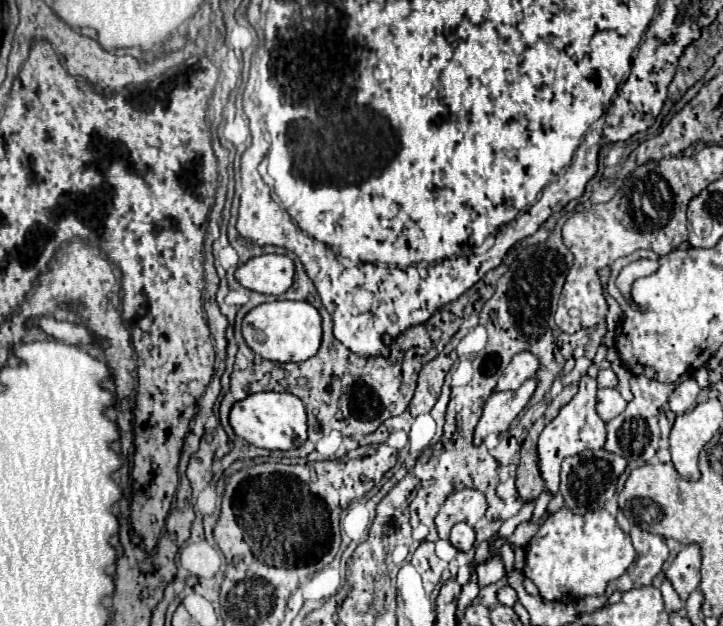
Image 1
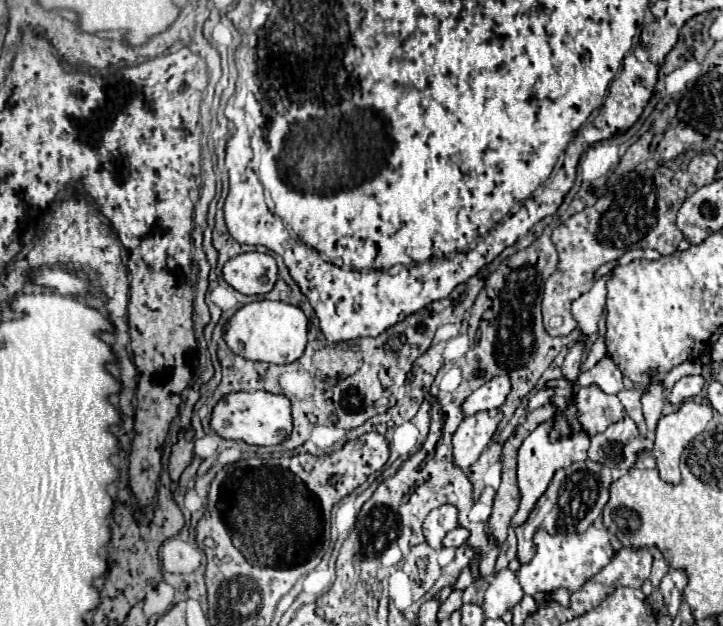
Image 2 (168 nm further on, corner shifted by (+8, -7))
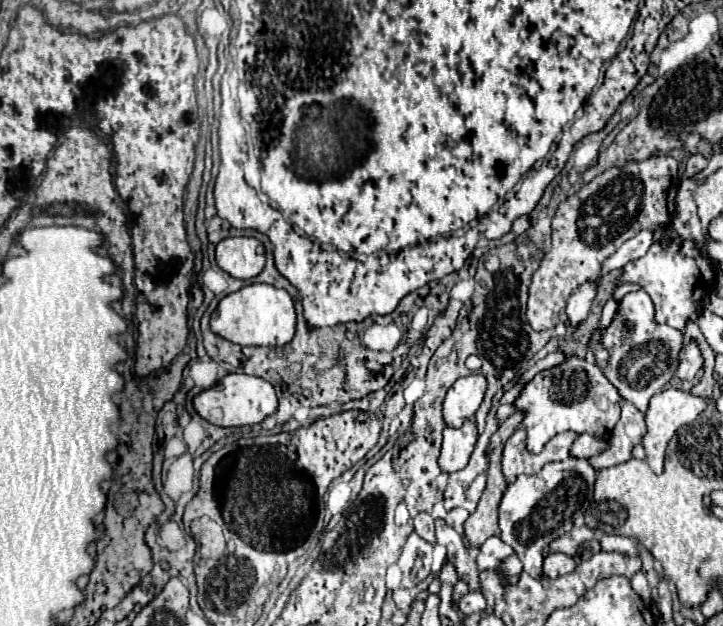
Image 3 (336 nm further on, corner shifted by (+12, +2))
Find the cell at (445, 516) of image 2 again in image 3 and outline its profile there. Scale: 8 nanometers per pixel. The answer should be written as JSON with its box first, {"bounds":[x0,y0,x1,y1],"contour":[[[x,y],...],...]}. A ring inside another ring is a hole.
{"bounds":[414,512,436,544],"contour":[[[420,512],[416,518],[414,518],[414,532],[424,538],[426,542],[434,544],[436,542],[436,536],[434,536],[434,518],[428,514],[428,512]]]}

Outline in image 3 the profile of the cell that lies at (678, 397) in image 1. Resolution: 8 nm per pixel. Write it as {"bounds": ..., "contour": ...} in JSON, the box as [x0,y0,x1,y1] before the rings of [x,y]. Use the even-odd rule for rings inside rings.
{"bounds":[676,340,704,382],"contour":[[[690,340],[682,350],[682,360],[680,360],[680,366],[676,370],[676,376],[684,382],[692,380],[696,376],[696,372],[702,368],[702,362],[704,362],[704,358],[702,358],[702,352],[698,348],[698,342]]]}

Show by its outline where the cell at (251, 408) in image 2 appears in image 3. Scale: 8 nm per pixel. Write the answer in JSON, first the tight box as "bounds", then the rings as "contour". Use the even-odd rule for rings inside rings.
{"bounds":[194,374,278,426],"contour":[[[226,374],[212,388],[194,396],[194,408],[206,422],[216,426],[252,426],[276,412],[278,398],[274,386],[264,378],[248,374]]]}

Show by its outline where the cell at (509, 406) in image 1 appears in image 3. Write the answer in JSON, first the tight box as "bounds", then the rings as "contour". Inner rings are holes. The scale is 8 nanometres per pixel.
{"bounds":[438,422,478,472],"contour":[[[464,422],[462,428],[444,428],[444,440],[442,440],[442,450],[438,456],[438,466],[442,472],[458,472],[466,468],[468,458],[474,450],[478,432],[474,422]]]}

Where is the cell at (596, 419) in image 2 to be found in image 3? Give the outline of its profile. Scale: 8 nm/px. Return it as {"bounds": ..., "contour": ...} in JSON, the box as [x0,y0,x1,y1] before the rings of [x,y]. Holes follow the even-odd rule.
{"bounds":[512,356,622,454],"contour":[[[568,356],[558,366],[538,372],[522,388],[520,396],[512,404],[516,412],[524,416],[520,428],[526,430],[528,452],[538,454],[542,452],[544,444],[560,432],[570,430],[576,434],[592,434],[592,436],[610,434],[620,418],[622,398],[594,362],[588,362],[586,358],[578,356]]]}

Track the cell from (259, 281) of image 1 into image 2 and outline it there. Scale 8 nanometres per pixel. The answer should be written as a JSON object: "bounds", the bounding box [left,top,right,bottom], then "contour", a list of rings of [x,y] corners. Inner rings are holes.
{"bounds":[222,253,278,295],"contour":[[[242,253],[224,265],[222,277],[242,295],[264,295],[276,285],[278,265],[272,255]]]}

